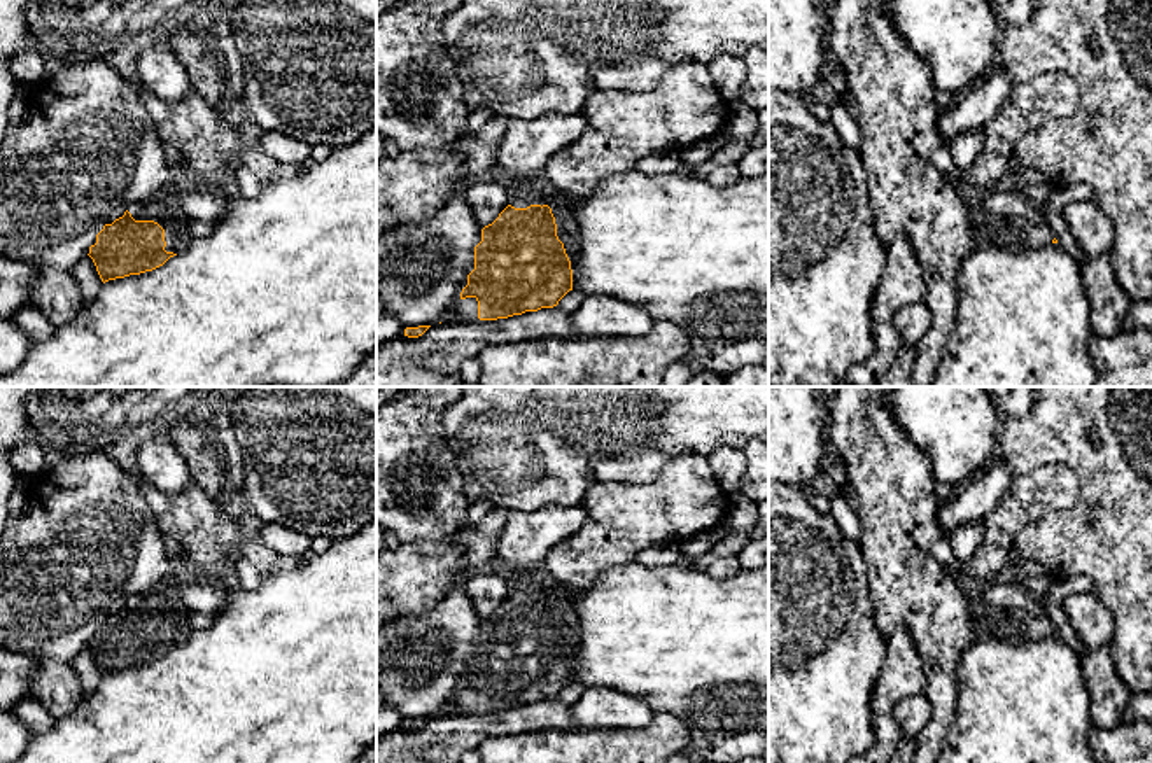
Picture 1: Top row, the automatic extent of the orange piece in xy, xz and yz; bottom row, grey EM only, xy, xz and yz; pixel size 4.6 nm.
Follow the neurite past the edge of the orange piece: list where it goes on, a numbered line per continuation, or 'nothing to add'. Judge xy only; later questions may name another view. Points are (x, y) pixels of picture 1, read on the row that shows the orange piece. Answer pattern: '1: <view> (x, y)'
1: xy (186, 212)

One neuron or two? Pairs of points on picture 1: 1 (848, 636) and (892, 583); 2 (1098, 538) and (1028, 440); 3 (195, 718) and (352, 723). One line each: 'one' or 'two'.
1: two
2: one
3: one

